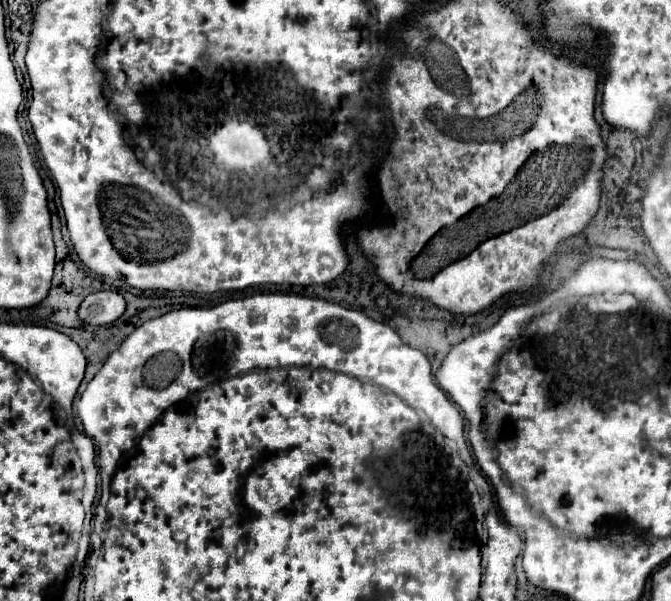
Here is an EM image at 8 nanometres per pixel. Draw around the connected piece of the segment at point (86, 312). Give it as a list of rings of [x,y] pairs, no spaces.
[[[117,292],[89,294],[79,306],[79,318],[87,324],[109,324],[125,312],[125,300]]]

